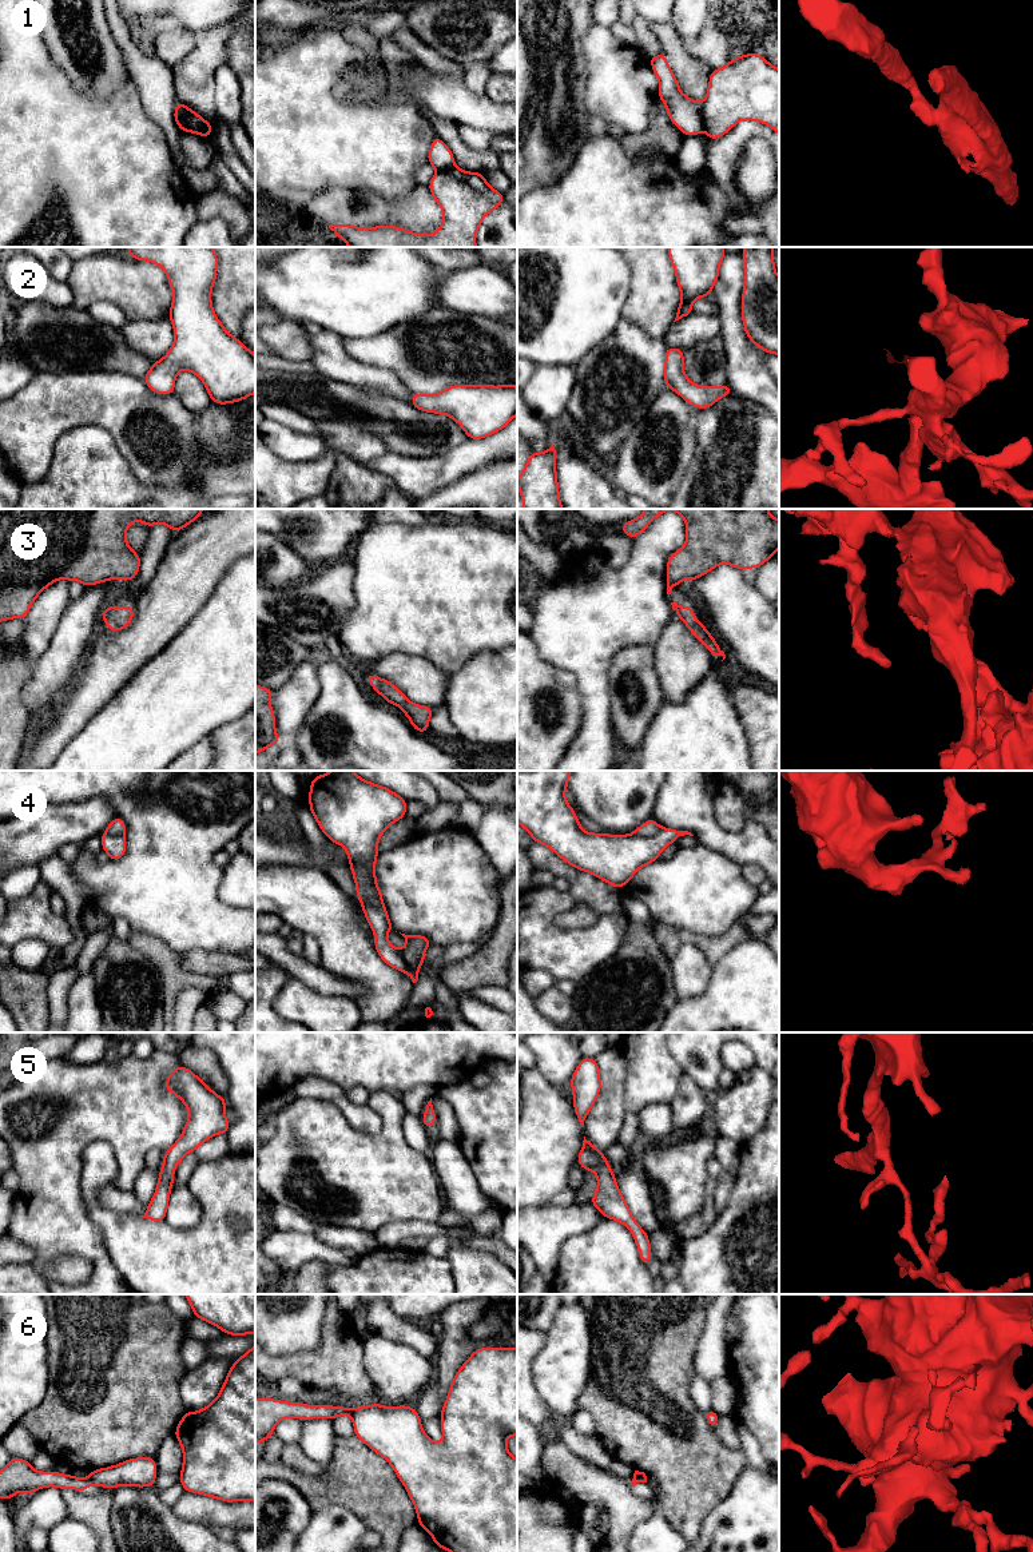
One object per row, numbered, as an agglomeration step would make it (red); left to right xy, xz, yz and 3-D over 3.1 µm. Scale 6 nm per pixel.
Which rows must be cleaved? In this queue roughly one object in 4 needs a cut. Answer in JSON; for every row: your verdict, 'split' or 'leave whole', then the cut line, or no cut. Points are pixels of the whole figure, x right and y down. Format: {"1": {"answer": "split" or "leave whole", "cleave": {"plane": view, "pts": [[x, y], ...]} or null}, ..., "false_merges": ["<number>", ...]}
{"1": {"answer": "split", "cleave": {"plane": "yz", "pts": [[700, 104], [700, 118], [704, 127]]}}, "2": {"answer": "leave whole", "cleave": null}, "3": {"answer": "leave whole", "cleave": null}, "4": {"answer": "split", "cleave": {"plane": "xz", "pts": [[350, 866], [362, 866], [370, 874], [372, 890], [382, 906]]}}, "5": {"answer": "leave whole", "cleave": null}, "6": {"answer": "split", "cleave": {"plane": "xy", "pts": [[88, 1477], [92, 1483]]}}, "false_merges": ["1", "4", "6"]}

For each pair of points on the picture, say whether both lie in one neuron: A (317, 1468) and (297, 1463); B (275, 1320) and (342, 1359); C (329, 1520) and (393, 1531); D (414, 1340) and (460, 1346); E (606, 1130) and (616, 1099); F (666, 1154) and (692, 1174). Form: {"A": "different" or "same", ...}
{"A": "same", "B": "different", "C": "different", "D": "different", "E": "same", "F": "same"}

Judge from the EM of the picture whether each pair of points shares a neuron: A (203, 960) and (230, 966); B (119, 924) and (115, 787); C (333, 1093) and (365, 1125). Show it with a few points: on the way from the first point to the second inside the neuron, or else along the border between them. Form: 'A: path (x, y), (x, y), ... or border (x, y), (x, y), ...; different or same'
A: path (210, 962), (223, 963); same
B: border (112, 919), (124, 919), (132, 930); different
C: path (341, 1101), (357, 1117); same

